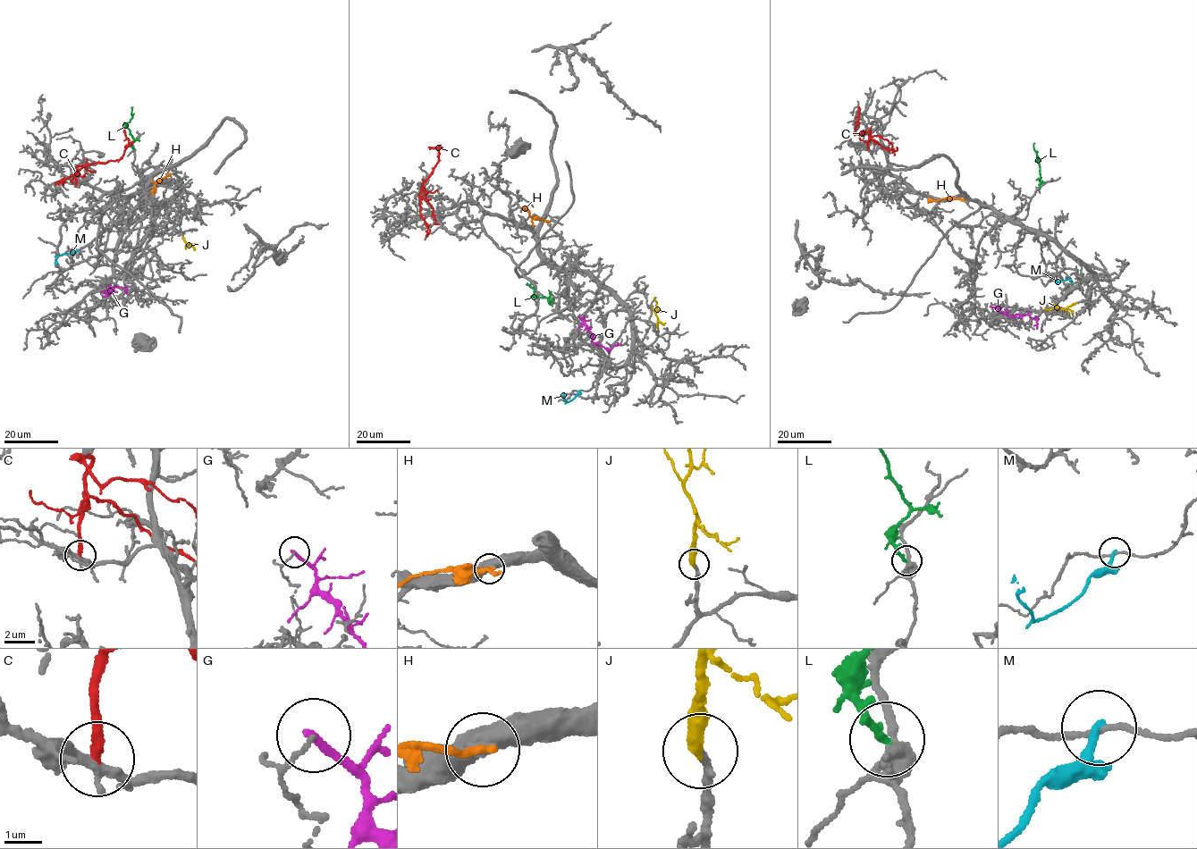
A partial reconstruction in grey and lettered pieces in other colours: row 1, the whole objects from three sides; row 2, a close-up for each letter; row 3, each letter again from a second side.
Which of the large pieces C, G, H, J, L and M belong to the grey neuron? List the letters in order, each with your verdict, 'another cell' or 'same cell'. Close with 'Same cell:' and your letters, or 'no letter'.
C: another cell
G: another cell
H: another cell
J: same cell
L: another cell
M: another cell
Same cell: J

